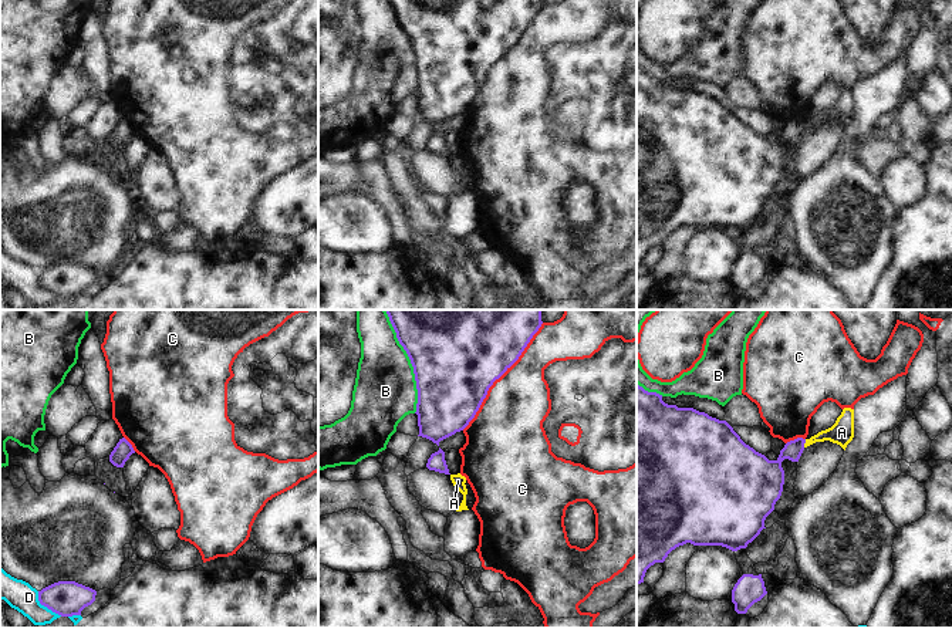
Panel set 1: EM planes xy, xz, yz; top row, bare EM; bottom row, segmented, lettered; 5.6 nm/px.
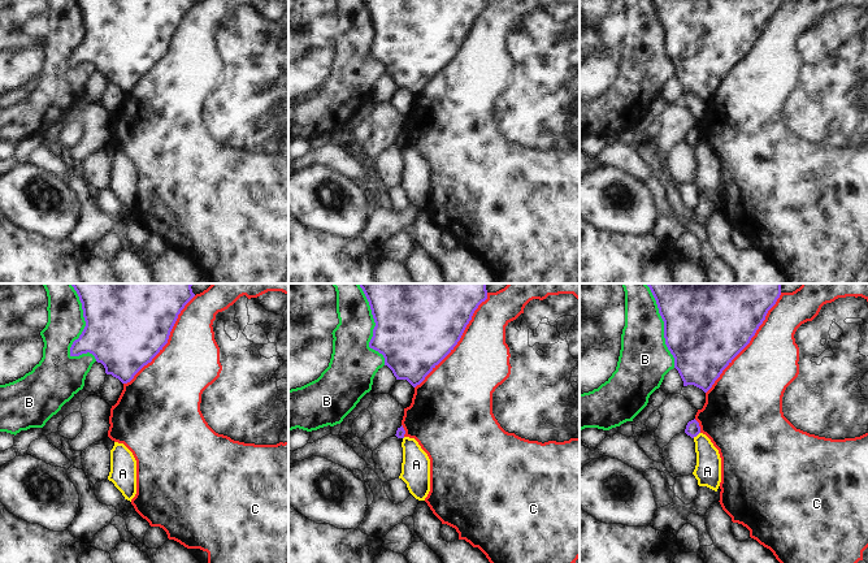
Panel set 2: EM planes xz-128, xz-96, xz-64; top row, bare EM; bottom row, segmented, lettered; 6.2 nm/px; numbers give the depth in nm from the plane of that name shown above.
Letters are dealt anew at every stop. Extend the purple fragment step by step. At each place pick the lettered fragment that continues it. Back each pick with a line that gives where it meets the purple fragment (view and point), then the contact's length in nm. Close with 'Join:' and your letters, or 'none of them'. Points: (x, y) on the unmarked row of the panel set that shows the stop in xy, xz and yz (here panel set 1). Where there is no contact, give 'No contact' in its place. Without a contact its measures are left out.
Join: none of them.

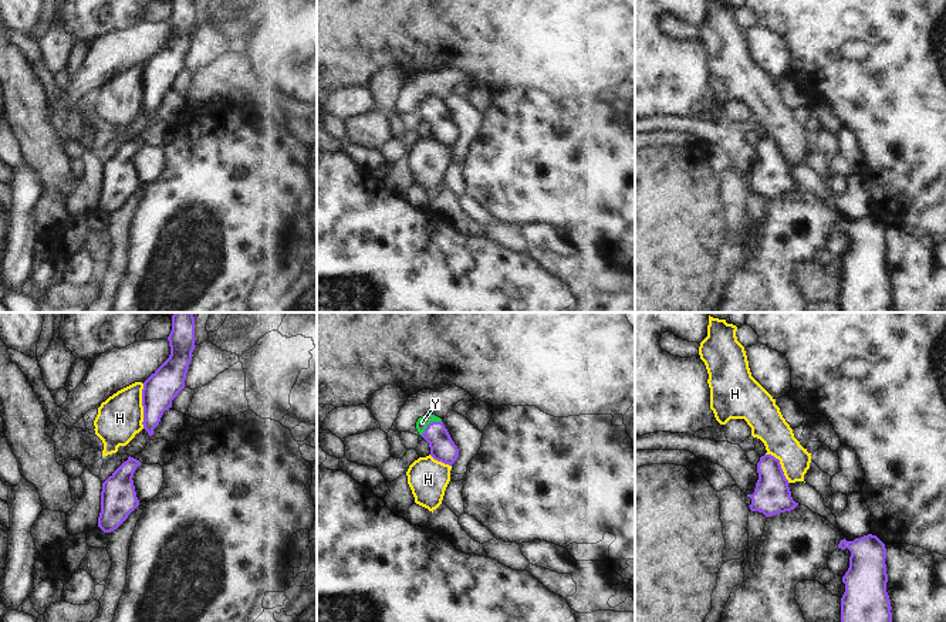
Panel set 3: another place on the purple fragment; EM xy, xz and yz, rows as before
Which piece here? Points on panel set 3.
Y: Touches purple at xz (429, 105). Shared border 150 nm
Join: Y.

